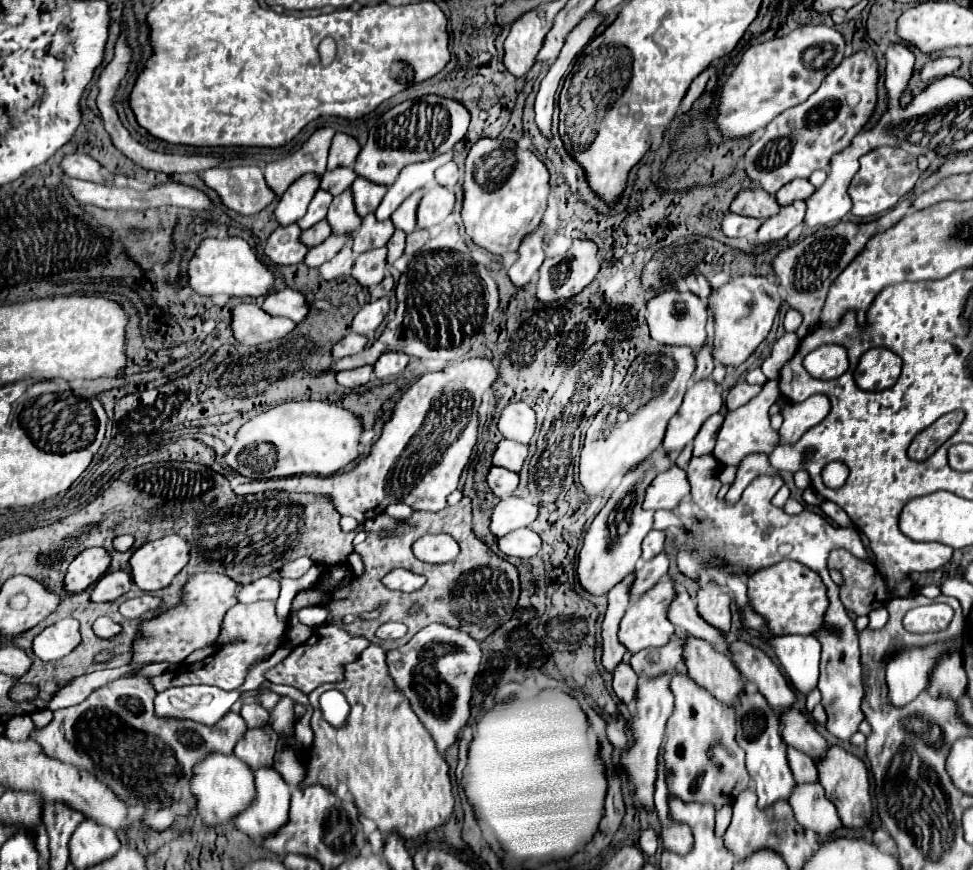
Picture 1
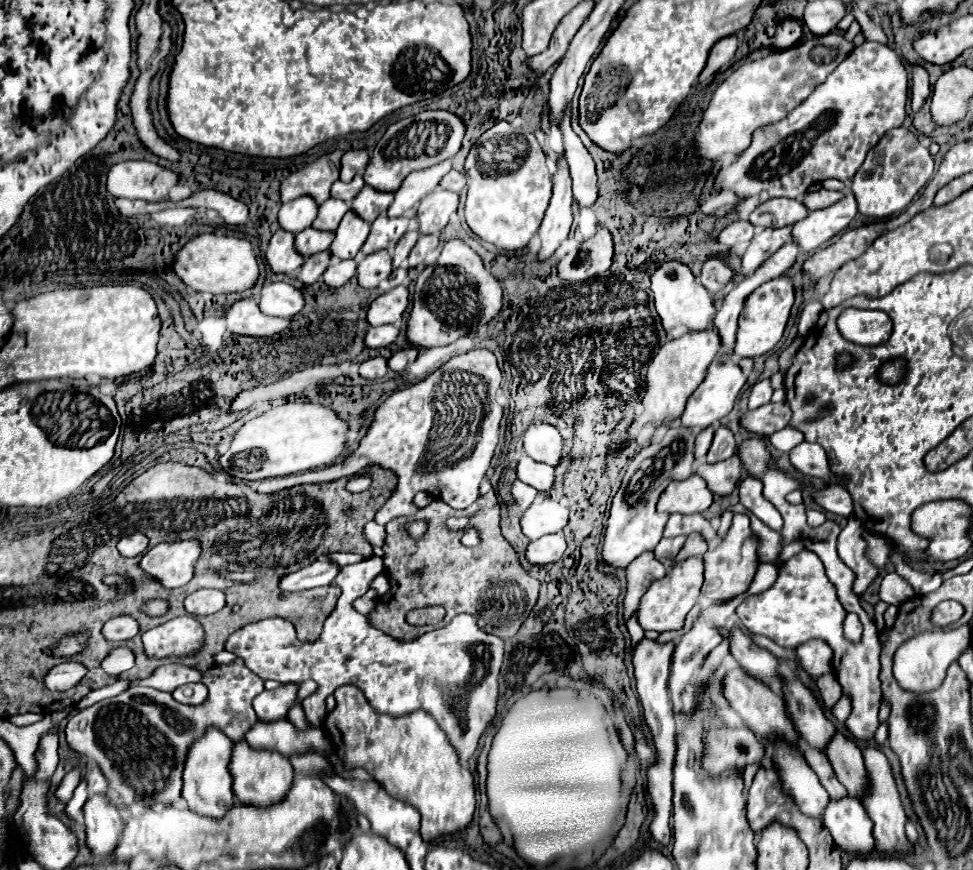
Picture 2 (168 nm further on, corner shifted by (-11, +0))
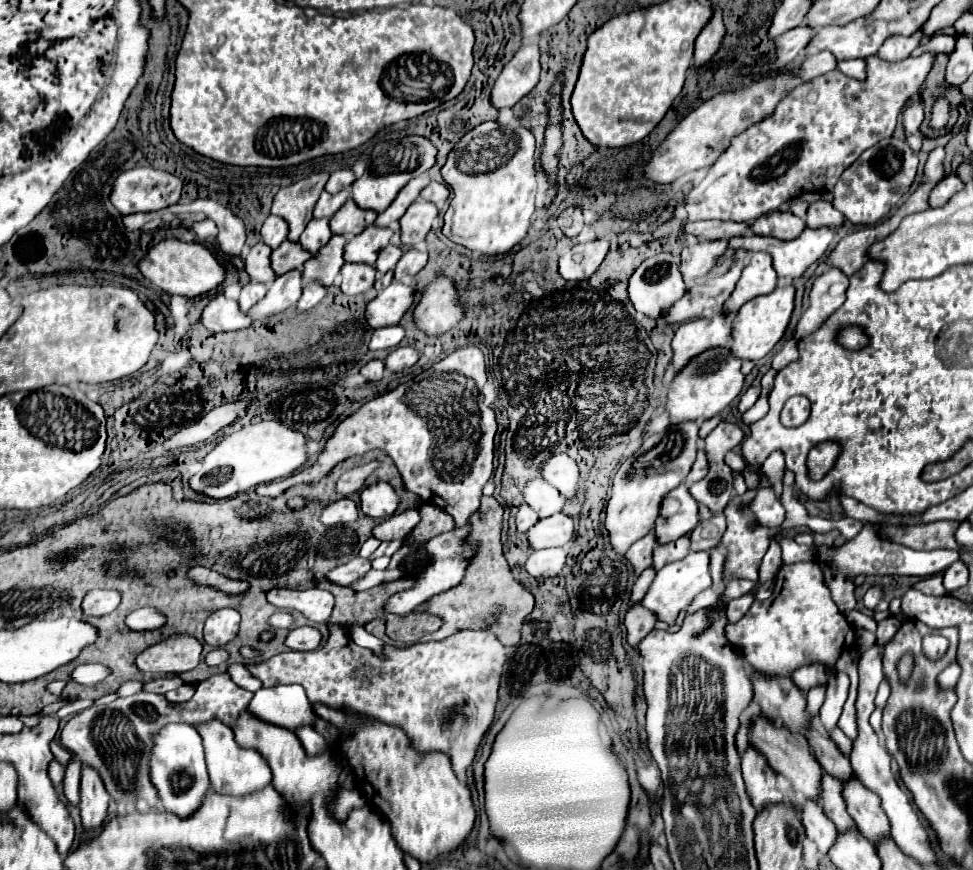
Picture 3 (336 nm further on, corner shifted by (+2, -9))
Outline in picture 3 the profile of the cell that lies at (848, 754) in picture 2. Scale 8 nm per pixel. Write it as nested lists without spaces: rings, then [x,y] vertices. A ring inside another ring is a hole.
[[[851,780],[849,784],[843,784],[843,796],[851,818],[857,822],[859,832],[871,844],[877,846],[881,840],[891,838],[891,826],[887,814],[881,808],[879,796],[869,792],[859,780]]]

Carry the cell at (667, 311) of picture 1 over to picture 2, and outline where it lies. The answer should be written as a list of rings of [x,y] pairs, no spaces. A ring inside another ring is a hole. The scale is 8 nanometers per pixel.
[[[668,261],[662,263],[656,273],[652,275],[652,285],[650,285],[656,301],[656,311],[662,319],[664,329],[674,329],[674,327],[686,327],[688,331],[704,331],[710,327],[716,307],[712,301],[712,295],[696,281],[696,277],[690,273],[690,269],[678,261]]]

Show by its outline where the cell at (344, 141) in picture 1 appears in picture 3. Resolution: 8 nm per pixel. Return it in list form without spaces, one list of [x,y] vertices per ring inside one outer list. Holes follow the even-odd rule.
[[[337,170],[337,172],[331,174],[325,190],[327,190],[329,194],[337,194],[337,192],[341,192],[343,188],[349,188],[353,182],[355,182],[355,174],[353,174],[351,170]]]

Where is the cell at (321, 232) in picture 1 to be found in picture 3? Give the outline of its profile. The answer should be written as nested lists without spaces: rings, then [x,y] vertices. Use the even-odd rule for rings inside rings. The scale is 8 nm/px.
[[[285,240],[283,244],[279,244],[279,248],[275,248],[271,252],[271,268],[277,276],[281,276],[289,270],[301,270],[305,260],[309,260],[309,258],[311,258],[311,254],[307,250],[303,250],[299,244]]]

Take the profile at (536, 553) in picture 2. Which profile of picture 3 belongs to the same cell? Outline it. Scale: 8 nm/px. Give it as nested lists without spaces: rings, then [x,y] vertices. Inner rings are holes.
[[[549,548],[549,550],[537,550],[529,556],[525,568],[535,578],[553,578],[559,576],[565,566],[567,552],[561,548]]]

